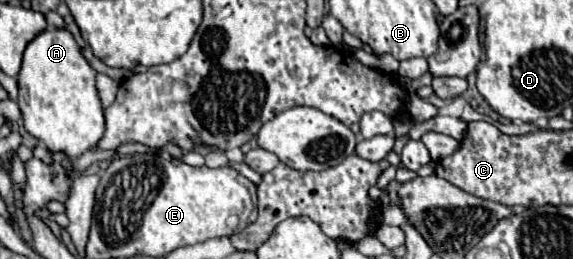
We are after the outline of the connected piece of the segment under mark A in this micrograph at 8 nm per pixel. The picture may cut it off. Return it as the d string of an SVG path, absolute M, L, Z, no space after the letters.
M47 29L27 45L17 83L17 103L29 135L49 151L63 153L69 159L77 159L97 147L105 133L105 119L95 89L95 69L85 61L67 29Z

